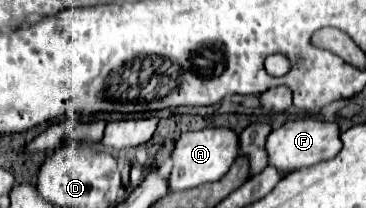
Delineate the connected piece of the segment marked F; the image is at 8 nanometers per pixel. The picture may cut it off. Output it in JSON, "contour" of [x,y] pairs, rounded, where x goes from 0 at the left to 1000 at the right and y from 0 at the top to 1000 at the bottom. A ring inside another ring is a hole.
{"contour":[[[822,567],[822,577],[784,577],[768,615],[746,625],[730,663],[724,721],[730,721],[730,788],[757,808],[762,827],[790,837],[795,817],[844,808],[855,788],[872,788],[883,769],[904,769],[921,750],[932,712],[926,673],[926,606],[915,587],[877,587],[861,567]]]}

